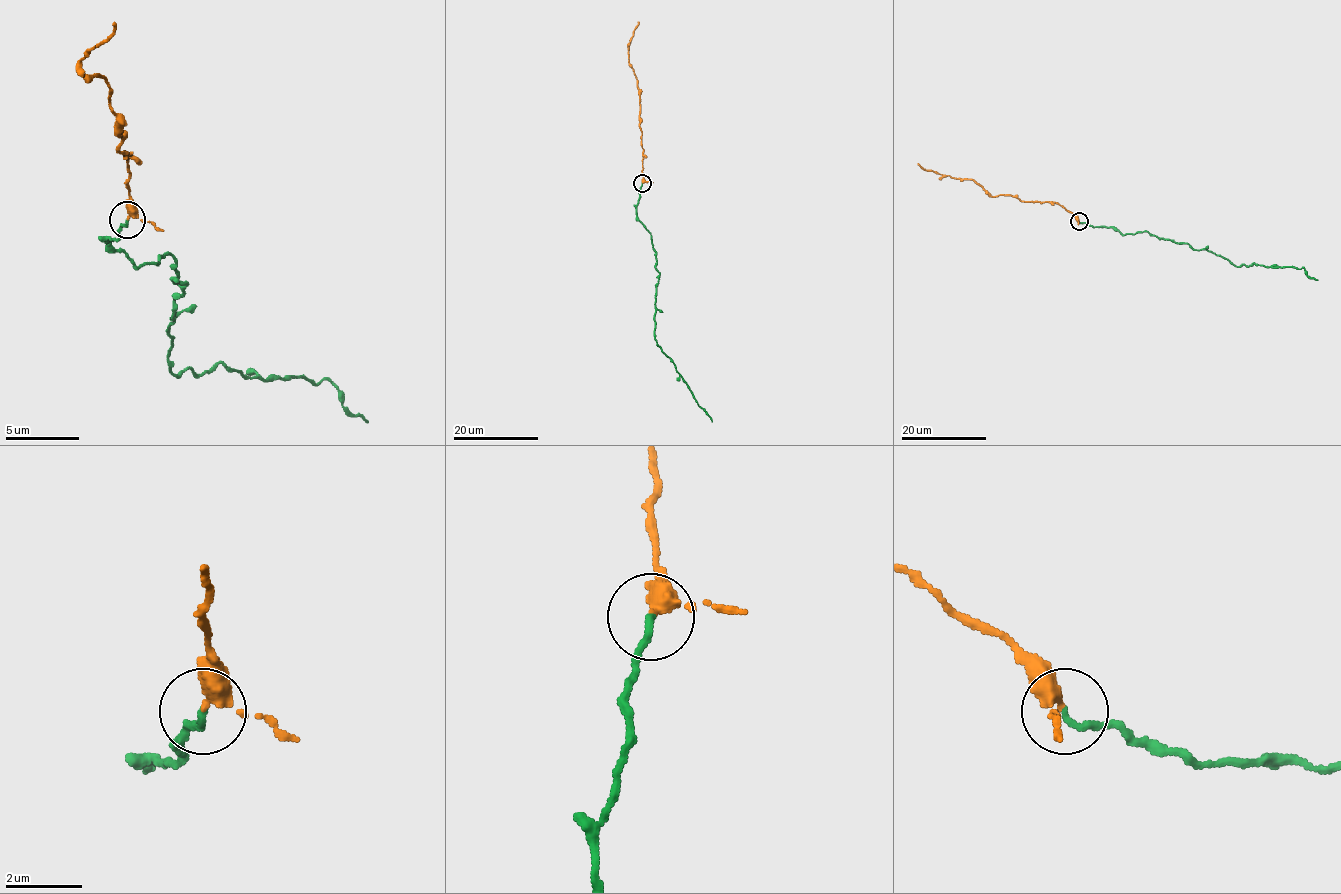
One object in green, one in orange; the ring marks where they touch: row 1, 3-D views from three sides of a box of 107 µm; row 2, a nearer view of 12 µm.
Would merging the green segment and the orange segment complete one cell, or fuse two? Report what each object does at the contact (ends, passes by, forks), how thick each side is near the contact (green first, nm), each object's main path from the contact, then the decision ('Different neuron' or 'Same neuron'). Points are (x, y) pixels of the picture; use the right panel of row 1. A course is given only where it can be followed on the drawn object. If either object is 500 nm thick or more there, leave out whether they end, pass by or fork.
At the ring green ends. At the ring orange passes by. Thickness 160 nm (green) against 300 nm. Course of green: (1079, 221), (1123, 234), (1146, 231), (1206, 249), (1236, 266), (1302, 267), (1317, 280). Course of orange: (1078, 221), (1072, 213), (1054, 202), (1025, 202), (1003, 195), (991, 197), (972, 180), (936, 173), (918, 164). Same neuron

